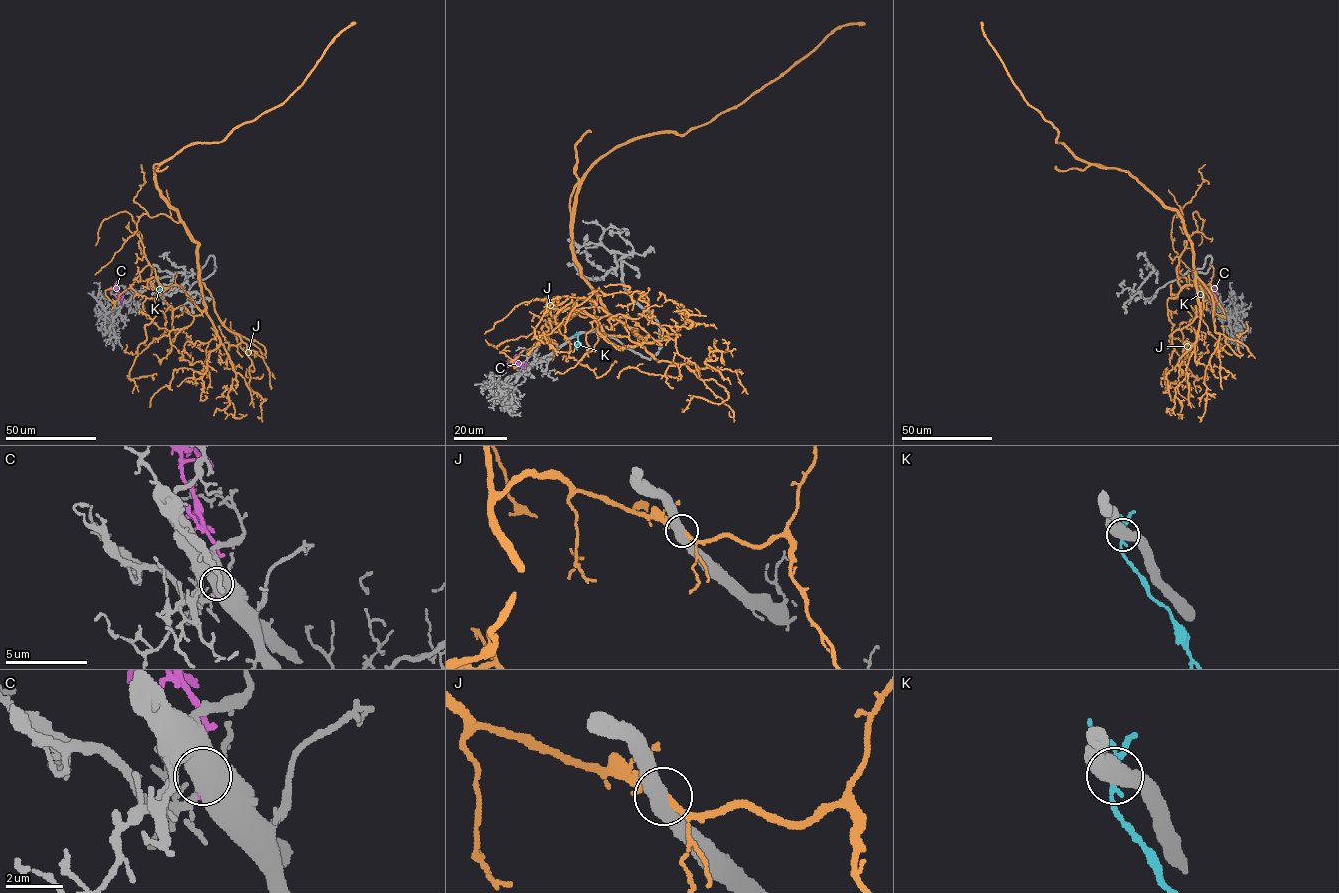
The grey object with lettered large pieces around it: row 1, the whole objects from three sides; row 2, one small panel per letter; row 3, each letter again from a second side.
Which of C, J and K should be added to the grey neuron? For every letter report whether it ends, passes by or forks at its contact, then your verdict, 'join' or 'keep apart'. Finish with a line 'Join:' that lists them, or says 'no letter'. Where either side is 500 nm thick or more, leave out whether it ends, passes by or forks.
C: it ends; keep apart
J: keep apart
K: keep apart
Join: no letter

